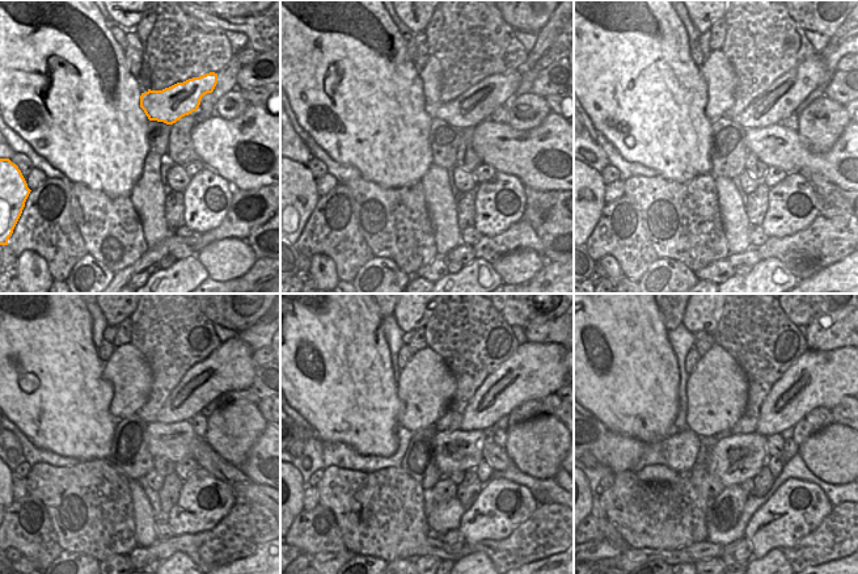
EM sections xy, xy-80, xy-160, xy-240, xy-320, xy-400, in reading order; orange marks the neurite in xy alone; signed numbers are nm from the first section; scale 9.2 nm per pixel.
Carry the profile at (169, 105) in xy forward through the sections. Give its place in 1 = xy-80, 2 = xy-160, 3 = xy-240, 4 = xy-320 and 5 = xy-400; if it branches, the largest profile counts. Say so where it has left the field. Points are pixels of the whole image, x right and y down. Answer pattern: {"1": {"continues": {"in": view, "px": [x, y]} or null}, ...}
{"1": {"continues": {"in": "xy-80", "px": [473, 106]}}, "2": {"continues": {"in": "xy-160", "px": [789, 91]}}, "3": {"continues": {"in": "xy-240", "px": [228, 368]}}, "4": {"continues": {"in": "xy-320", "px": [533, 371]}}, "5": {"continues": {"in": "xy-400", "px": [818, 379]}}}

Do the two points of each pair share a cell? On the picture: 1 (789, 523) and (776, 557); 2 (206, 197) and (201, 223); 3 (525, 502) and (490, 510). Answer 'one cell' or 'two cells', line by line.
1: two cells
2: one cell
3: one cell

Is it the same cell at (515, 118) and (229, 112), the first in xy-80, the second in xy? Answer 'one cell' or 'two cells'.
one cell

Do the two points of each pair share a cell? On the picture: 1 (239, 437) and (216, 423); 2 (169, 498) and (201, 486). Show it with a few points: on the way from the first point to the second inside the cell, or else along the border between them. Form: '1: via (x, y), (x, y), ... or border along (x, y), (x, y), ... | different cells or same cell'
1: via (233, 431), (222, 425) | same cell
2: border along (185, 481), (177, 502), (167, 516) | different cells

